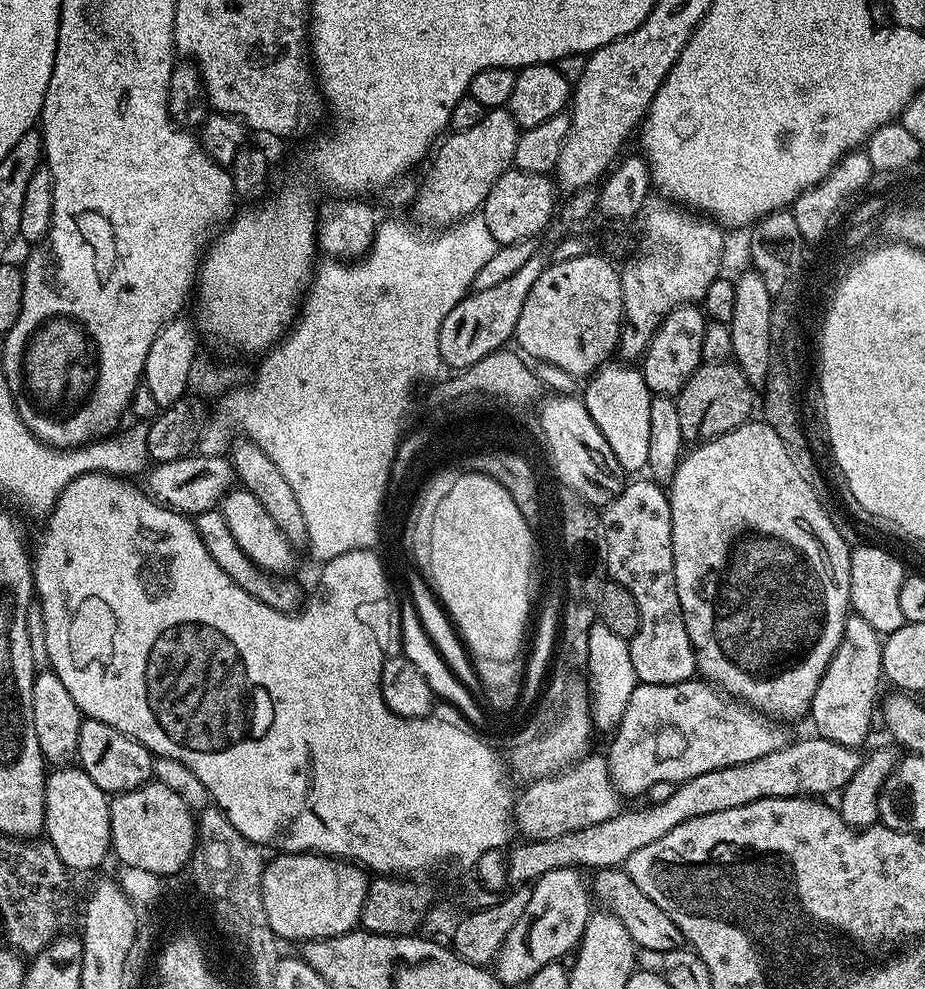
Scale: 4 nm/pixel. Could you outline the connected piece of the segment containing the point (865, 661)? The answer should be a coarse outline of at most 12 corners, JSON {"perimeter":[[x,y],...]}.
{"perimeter":[[852,614],[810,709],[859,749],[882,685],[882,636]]}

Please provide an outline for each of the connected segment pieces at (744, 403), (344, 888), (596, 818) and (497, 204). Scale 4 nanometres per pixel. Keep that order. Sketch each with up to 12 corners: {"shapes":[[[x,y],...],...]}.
{"shapes":[[[734,362],[701,363],[674,397],[695,446],[749,423],[758,400]],[[315,852],[276,854],[261,894],[281,941],[353,931],[369,873]],[[603,755],[533,780],[514,828],[556,839],[618,816]],[[507,168],[482,205],[496,245],[539,237],[557,215],[547,175]]]}

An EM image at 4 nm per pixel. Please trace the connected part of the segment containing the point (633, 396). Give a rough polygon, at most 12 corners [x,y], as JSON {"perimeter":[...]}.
{"perimeter":[[609,362],[582,392],[625,473],[650,454],[643,371]]}

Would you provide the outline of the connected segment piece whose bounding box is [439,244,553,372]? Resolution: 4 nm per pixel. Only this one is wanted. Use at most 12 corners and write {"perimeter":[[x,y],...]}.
{"perimeter":[[543,245],[517,274],[469,293],[439,330],[461,372],[511,341],[530,288],[553,261]]}

